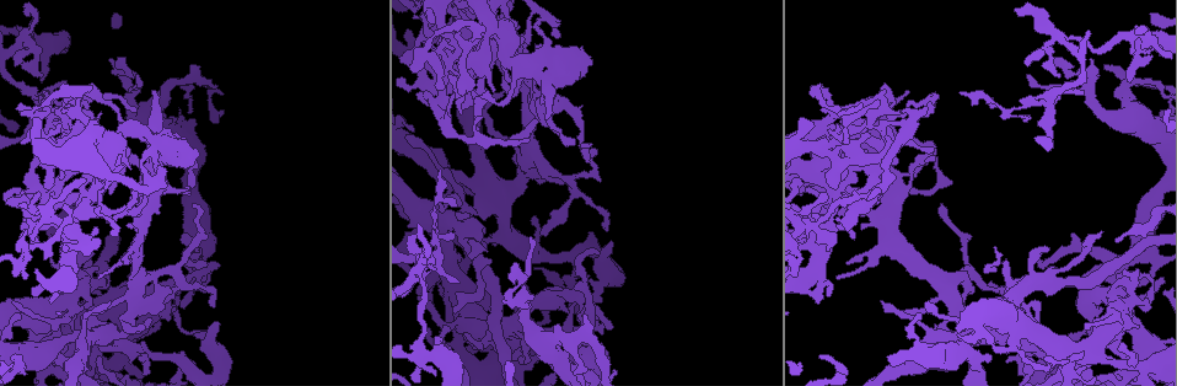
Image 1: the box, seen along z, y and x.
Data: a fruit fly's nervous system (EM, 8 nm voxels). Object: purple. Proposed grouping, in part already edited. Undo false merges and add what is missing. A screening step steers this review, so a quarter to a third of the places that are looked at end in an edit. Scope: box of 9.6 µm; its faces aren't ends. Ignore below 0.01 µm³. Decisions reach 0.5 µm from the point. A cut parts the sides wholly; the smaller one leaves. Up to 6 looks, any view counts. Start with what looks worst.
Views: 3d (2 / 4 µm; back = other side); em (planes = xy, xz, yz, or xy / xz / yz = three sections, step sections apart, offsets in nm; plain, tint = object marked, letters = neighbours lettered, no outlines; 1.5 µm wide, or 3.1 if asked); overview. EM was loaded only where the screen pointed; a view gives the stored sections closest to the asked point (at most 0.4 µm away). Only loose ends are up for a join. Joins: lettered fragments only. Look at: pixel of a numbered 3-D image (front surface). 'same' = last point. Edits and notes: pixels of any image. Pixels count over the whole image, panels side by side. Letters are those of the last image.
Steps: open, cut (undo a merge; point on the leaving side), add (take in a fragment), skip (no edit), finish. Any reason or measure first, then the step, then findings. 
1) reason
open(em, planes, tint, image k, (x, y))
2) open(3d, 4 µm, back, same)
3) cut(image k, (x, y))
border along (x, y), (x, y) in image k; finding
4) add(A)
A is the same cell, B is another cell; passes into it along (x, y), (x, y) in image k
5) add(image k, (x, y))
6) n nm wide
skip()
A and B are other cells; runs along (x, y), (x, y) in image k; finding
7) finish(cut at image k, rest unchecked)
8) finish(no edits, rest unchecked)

abrupt turn
open(3d, 4 µm, back, image 1, (126, 132))

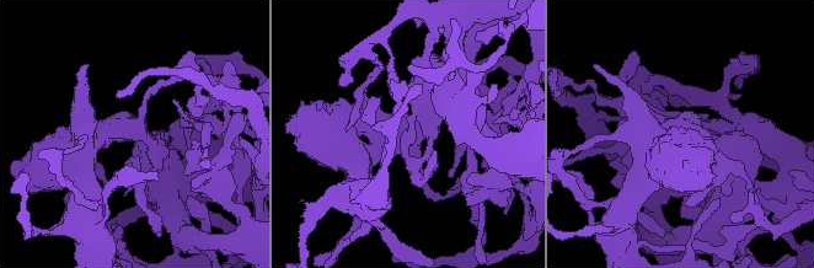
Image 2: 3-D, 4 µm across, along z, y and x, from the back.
4 arms; shape alone is not enough
open(em, planes, letters, image 2, (132, 129))

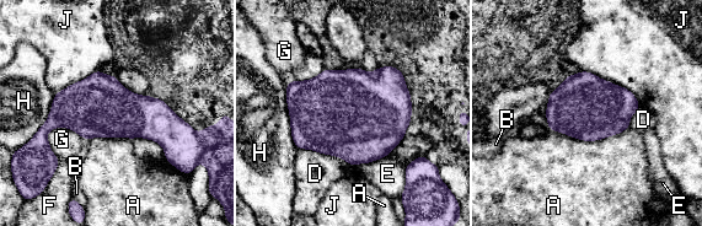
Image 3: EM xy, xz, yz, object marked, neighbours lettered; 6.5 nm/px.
400 nm wide; A touches over 500 nm
skip()
A, B, D, E, F, G, H and J are other cells; all the same neuron

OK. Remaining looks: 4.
looks like a crossing
open(3d, 4 µm, image 1, (38, 44))

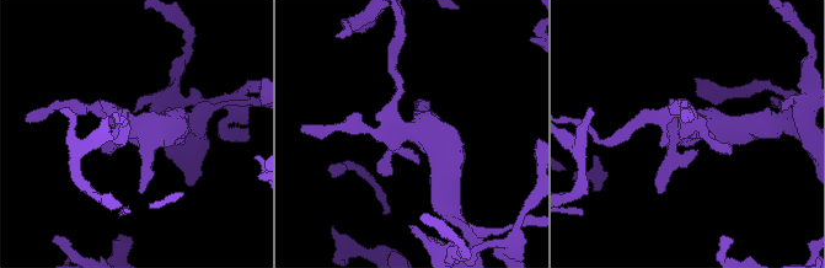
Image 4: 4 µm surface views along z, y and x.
now the EM
open(em, planes, letters, image 4, (408, 127))

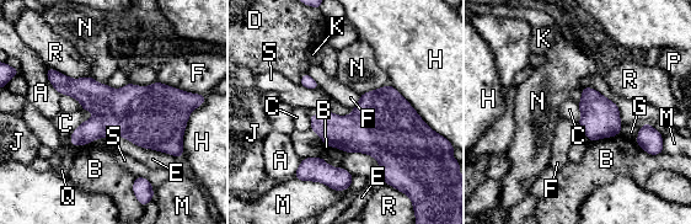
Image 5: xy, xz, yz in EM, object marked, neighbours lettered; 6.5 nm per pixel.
skip()
A, B, C, D, E, F, G, H, J, K, M, N, P, Q, R and S are other cells; border along (90, 110), (70, 144) in image 5; all the same neuron

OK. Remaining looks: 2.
free end
open(em, planes, plain, image 1, (831, 186))

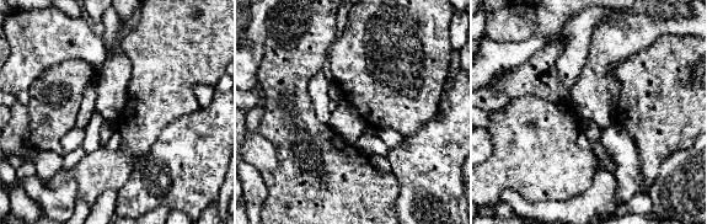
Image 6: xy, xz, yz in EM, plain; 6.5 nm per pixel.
open(em, planes, letters, same)

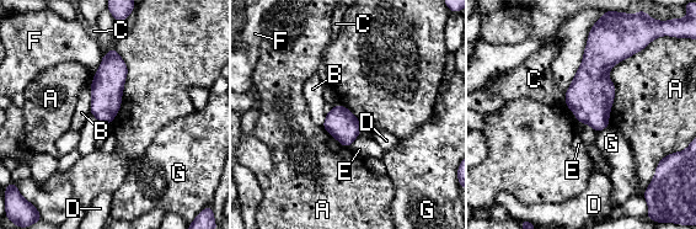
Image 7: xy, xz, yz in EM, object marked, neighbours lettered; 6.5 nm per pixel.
skip()
A, B, C, D, E, F and G are other cells; no lettered fragment goes on from it

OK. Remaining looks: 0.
finish(no edits, rest unchecked)

